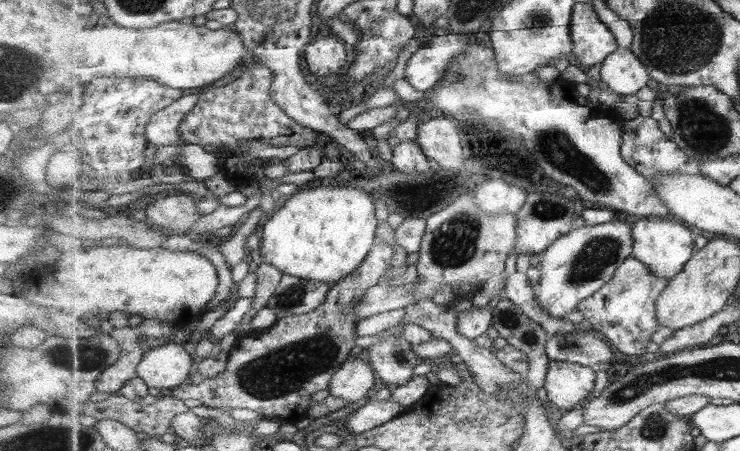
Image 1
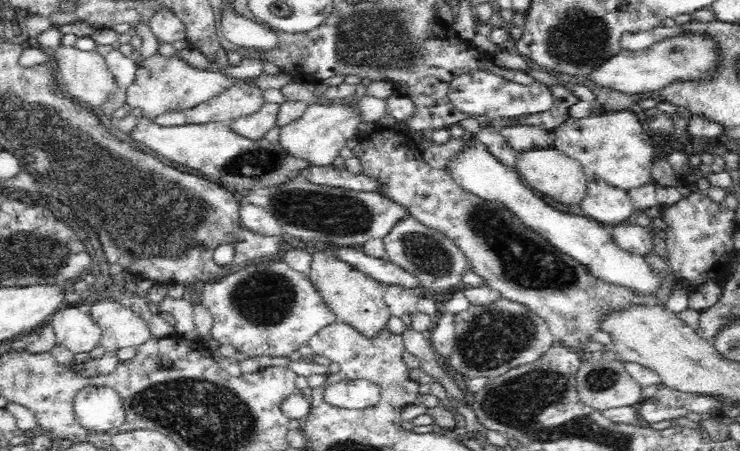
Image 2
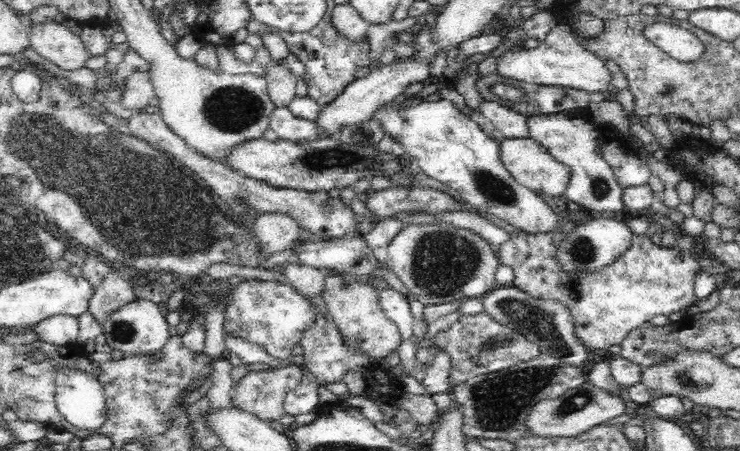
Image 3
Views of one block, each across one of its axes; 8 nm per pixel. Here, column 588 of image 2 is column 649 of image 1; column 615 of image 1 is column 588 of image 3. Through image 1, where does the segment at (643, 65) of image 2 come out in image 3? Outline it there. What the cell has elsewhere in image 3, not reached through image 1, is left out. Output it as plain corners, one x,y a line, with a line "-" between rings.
556,25
548,36
534,50
518,48
515,52
501,49
496,54
496,72
504,78
538,84
542,86
565,86
577,88
586,92
607,92
611,85
612,75
594,54
588,53
574,37
573,30
568,25

